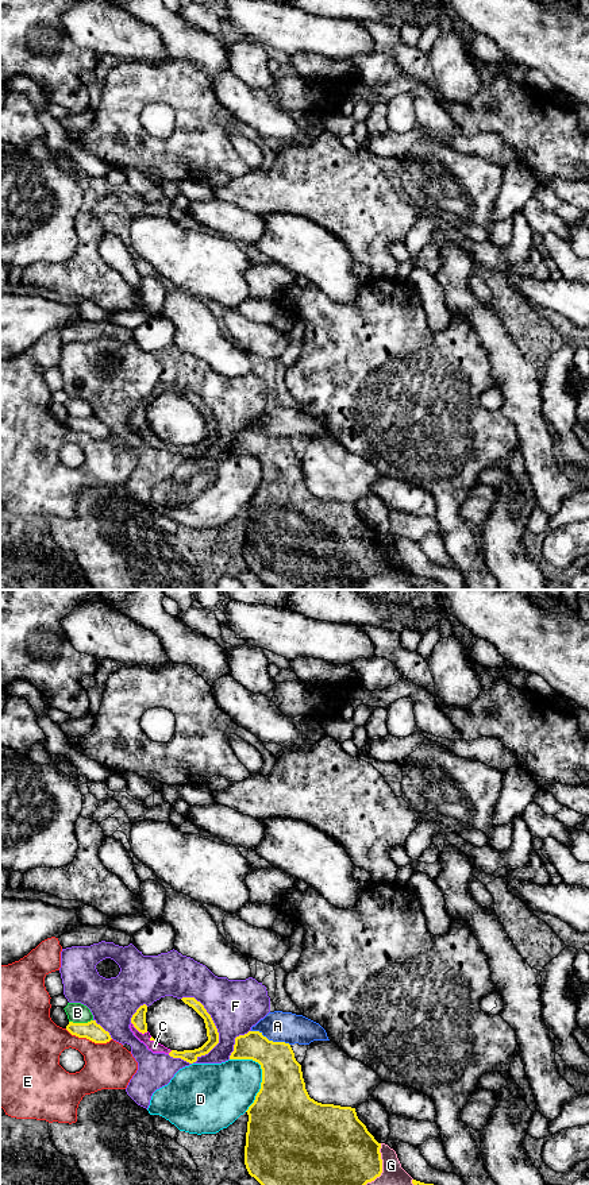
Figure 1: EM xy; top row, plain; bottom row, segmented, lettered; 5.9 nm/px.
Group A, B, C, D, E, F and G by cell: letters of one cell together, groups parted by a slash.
A / B / C / D / E / F / G

